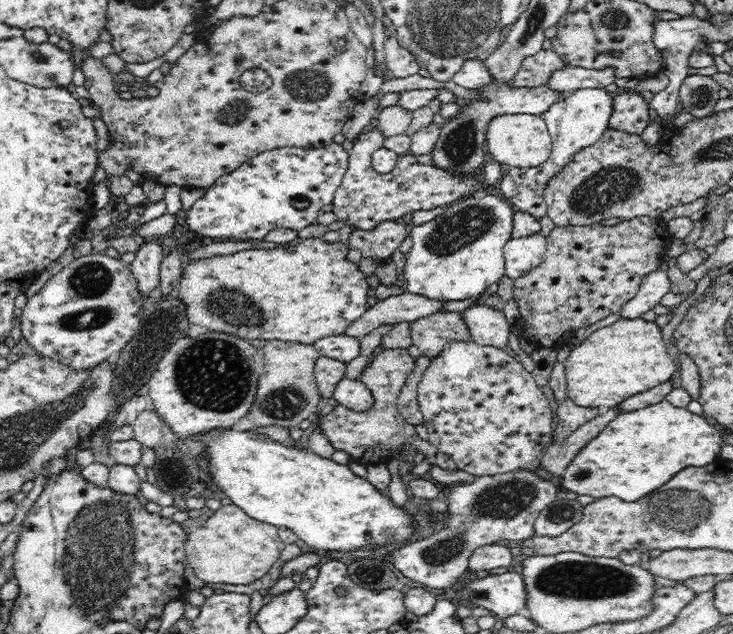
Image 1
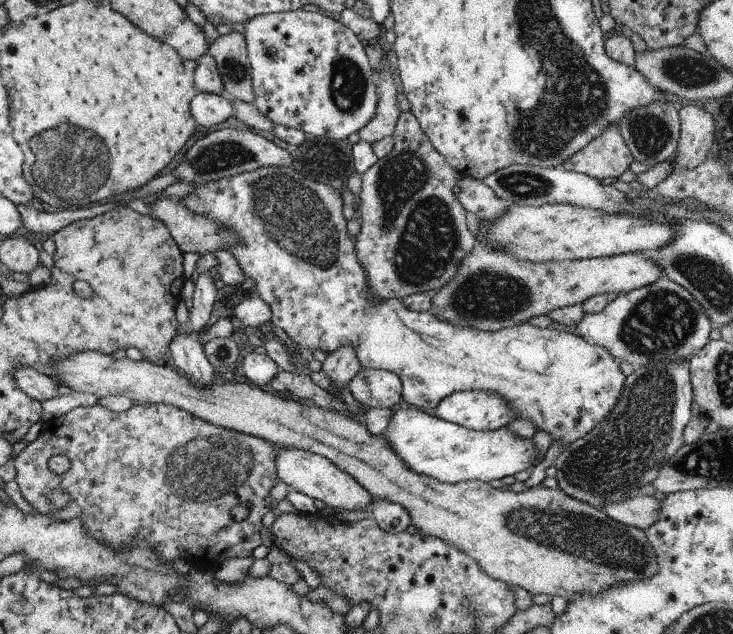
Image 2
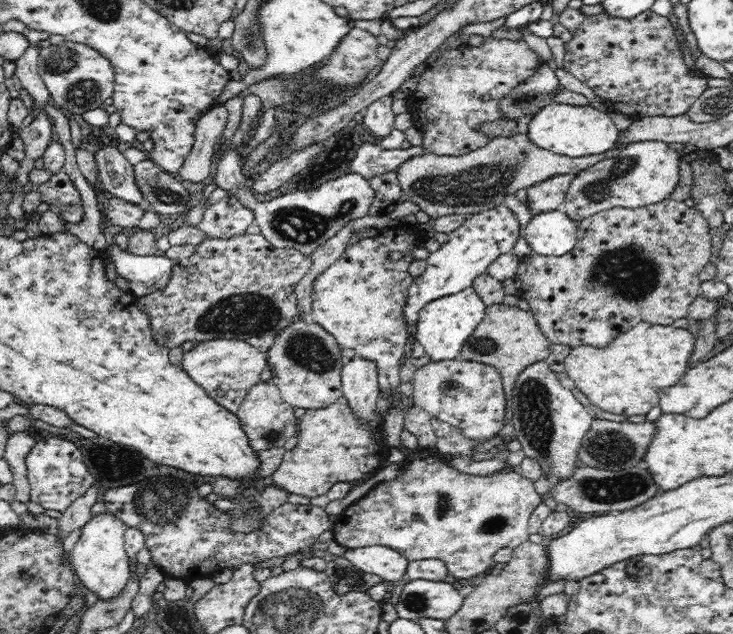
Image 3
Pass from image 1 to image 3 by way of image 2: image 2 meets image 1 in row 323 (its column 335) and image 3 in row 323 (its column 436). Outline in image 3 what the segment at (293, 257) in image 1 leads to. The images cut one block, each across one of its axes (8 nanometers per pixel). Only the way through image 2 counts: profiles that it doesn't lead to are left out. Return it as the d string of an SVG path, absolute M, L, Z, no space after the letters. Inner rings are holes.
M404 220L399 221L396 226L388 226L382 229L375 237L358 240L353 246L349 246L338 261L334 262L328 270L316 278L309 319L320 325L338 342L340 348L356 350L358 356L376 363L378 371L378 386L384 400L387 400L389 408L384 411L384 443L389 447L402 447L400 434L405 429L405 417L408 414L408 407L400 403L398 387L401 384L400 360L409 338L409 328L404 319L404 306L407 302L408 290L414 277L410 275L409 266L416 260L412 250L424 244L428 239L424 230L418 225L408 225ZM397 250L402 253L398 262L390 262L388 253Z

